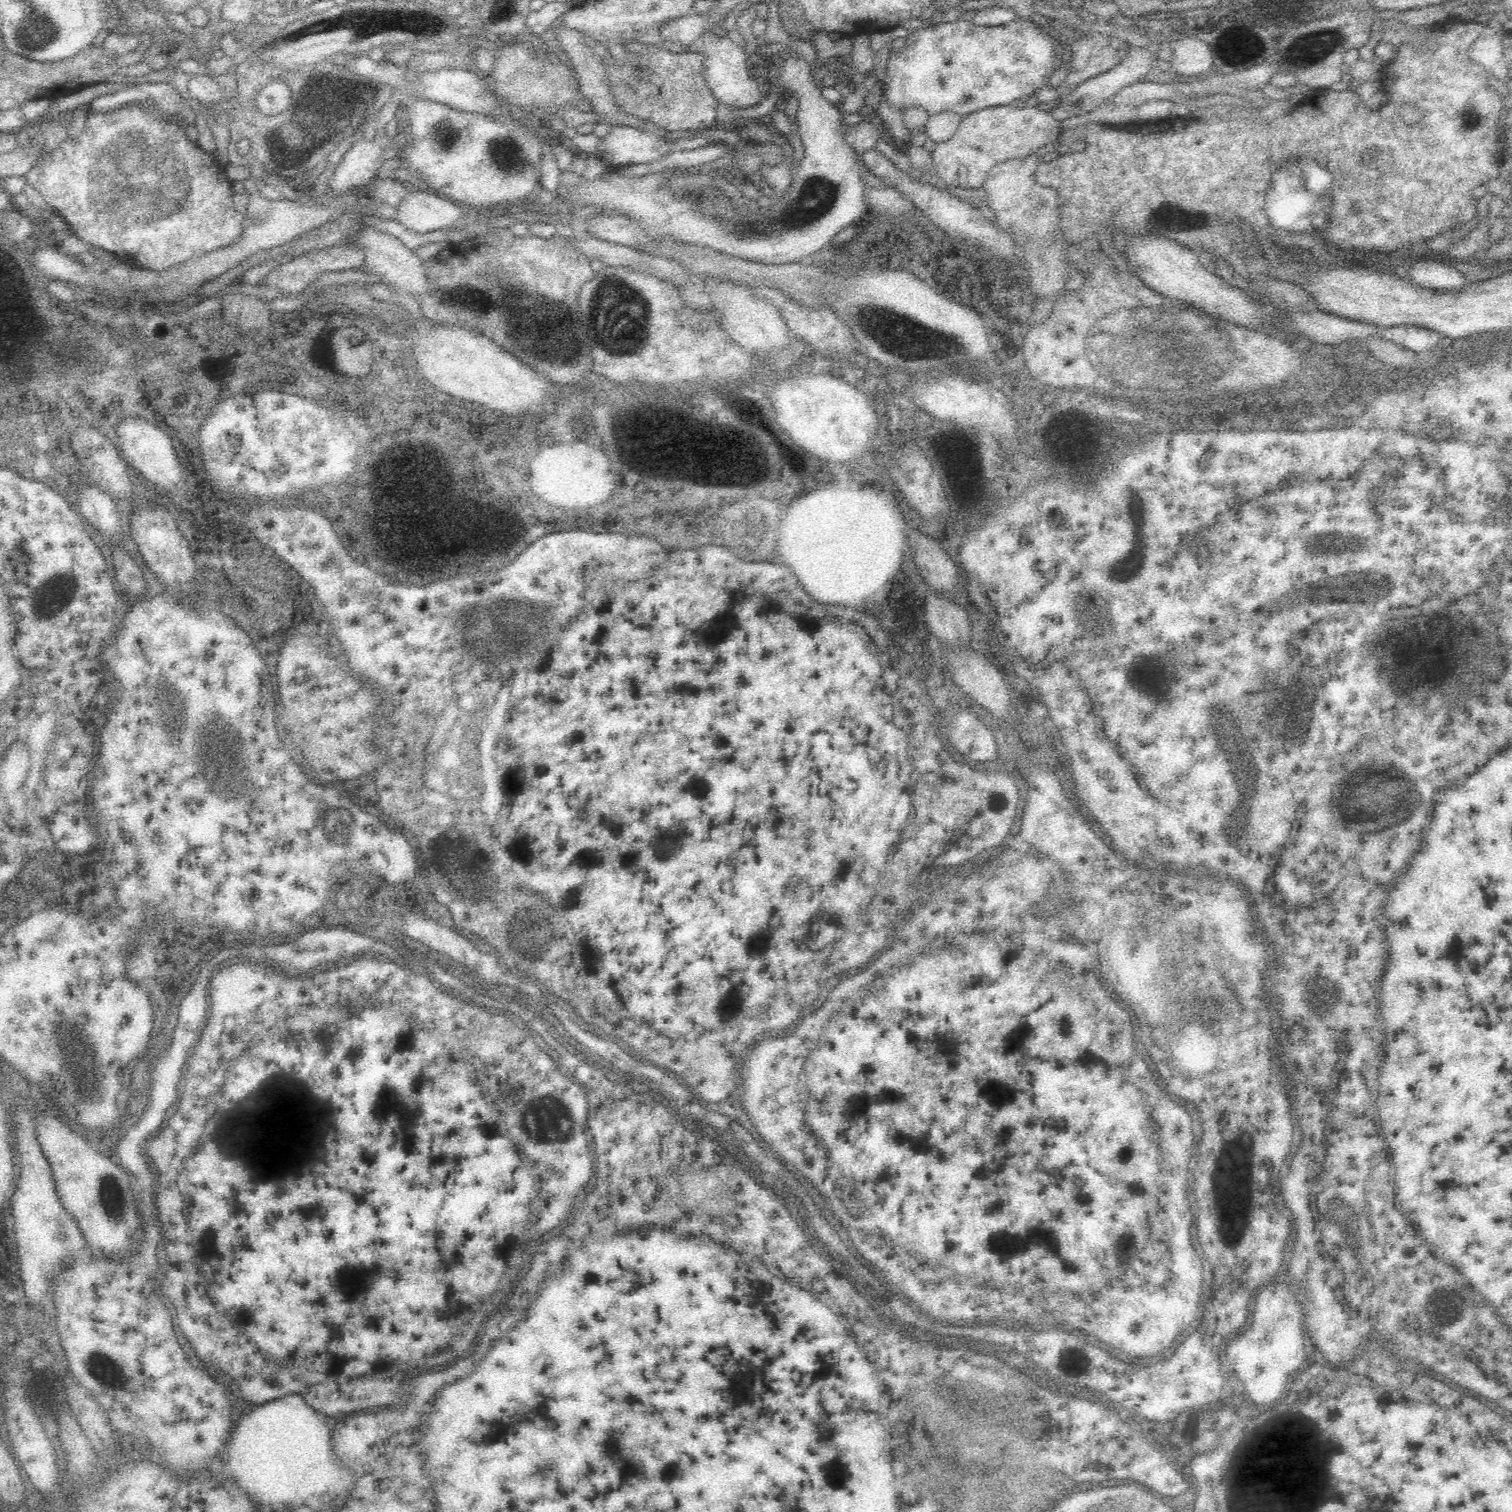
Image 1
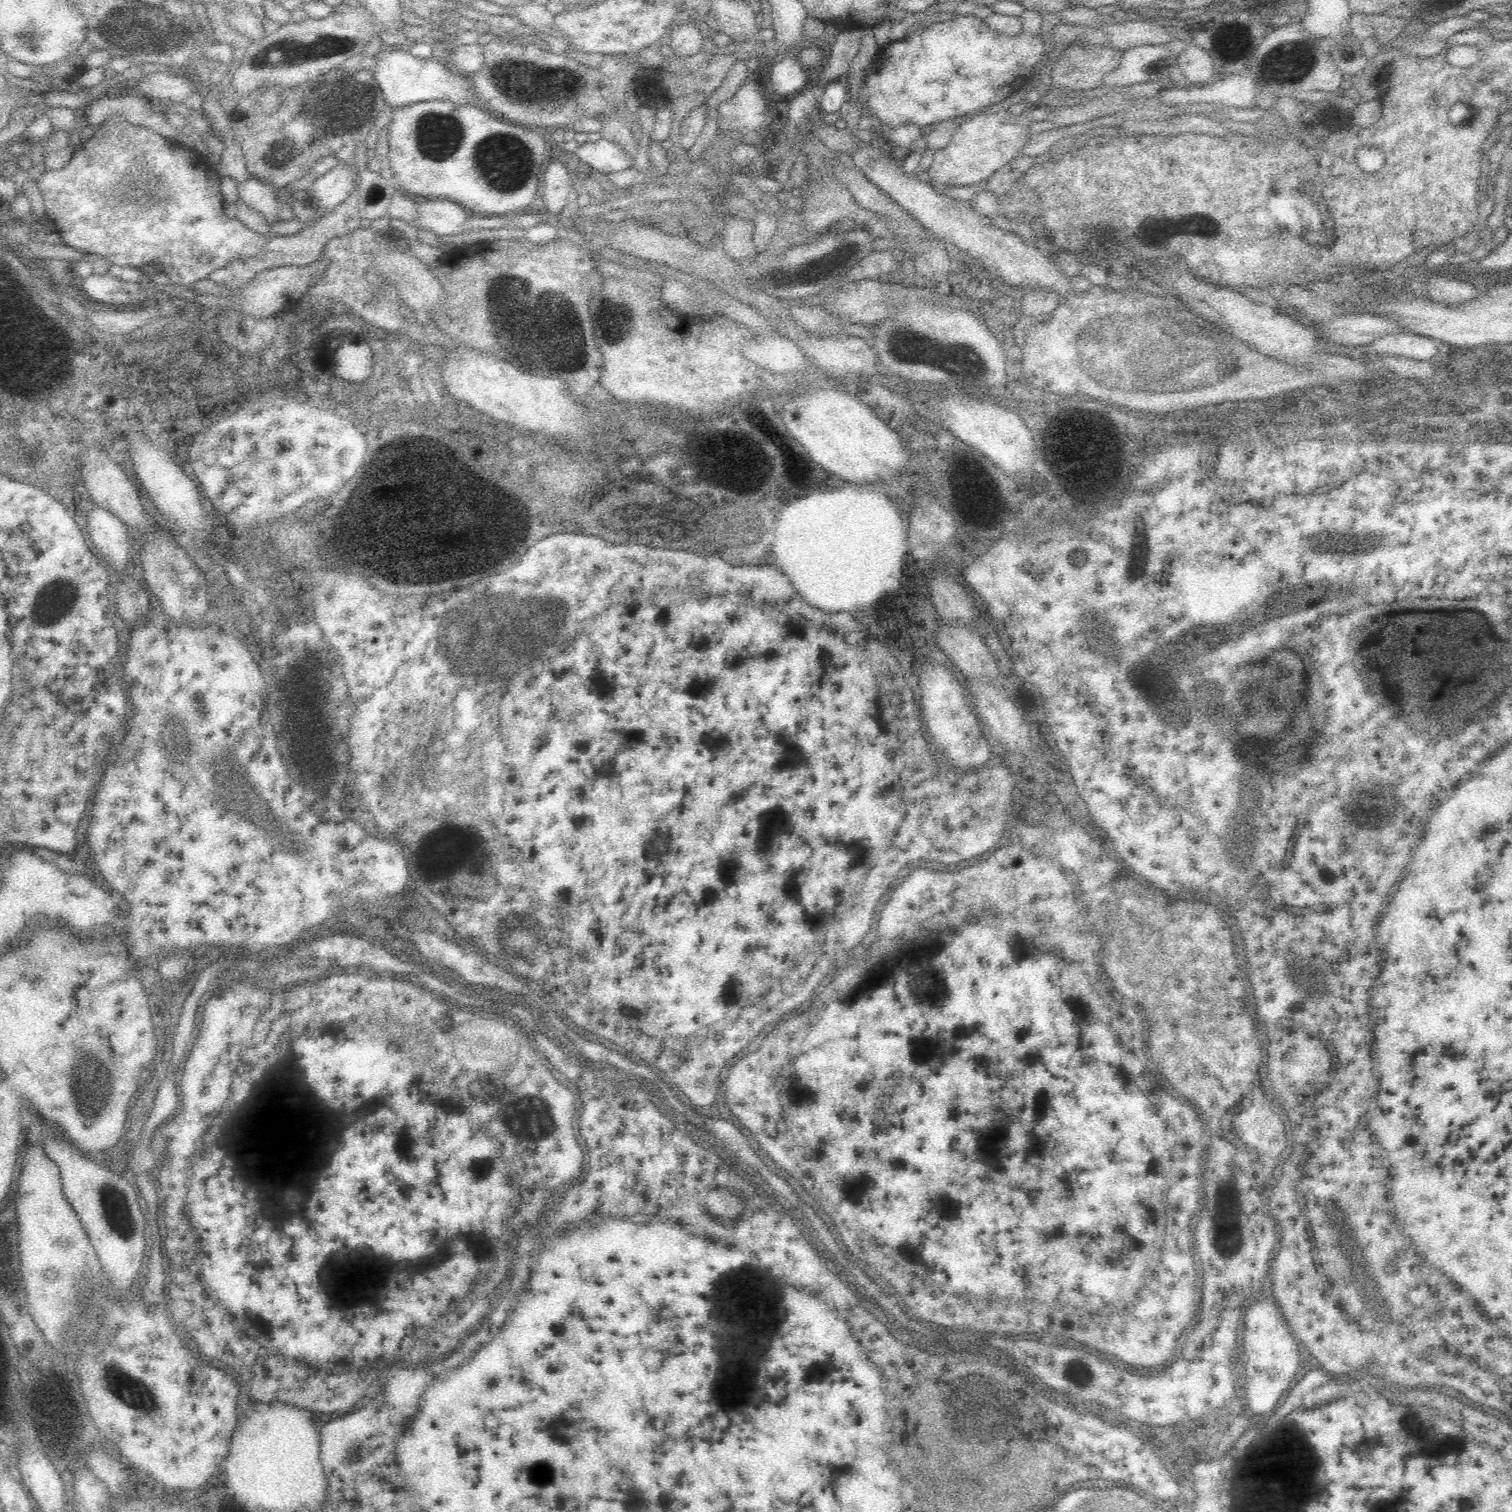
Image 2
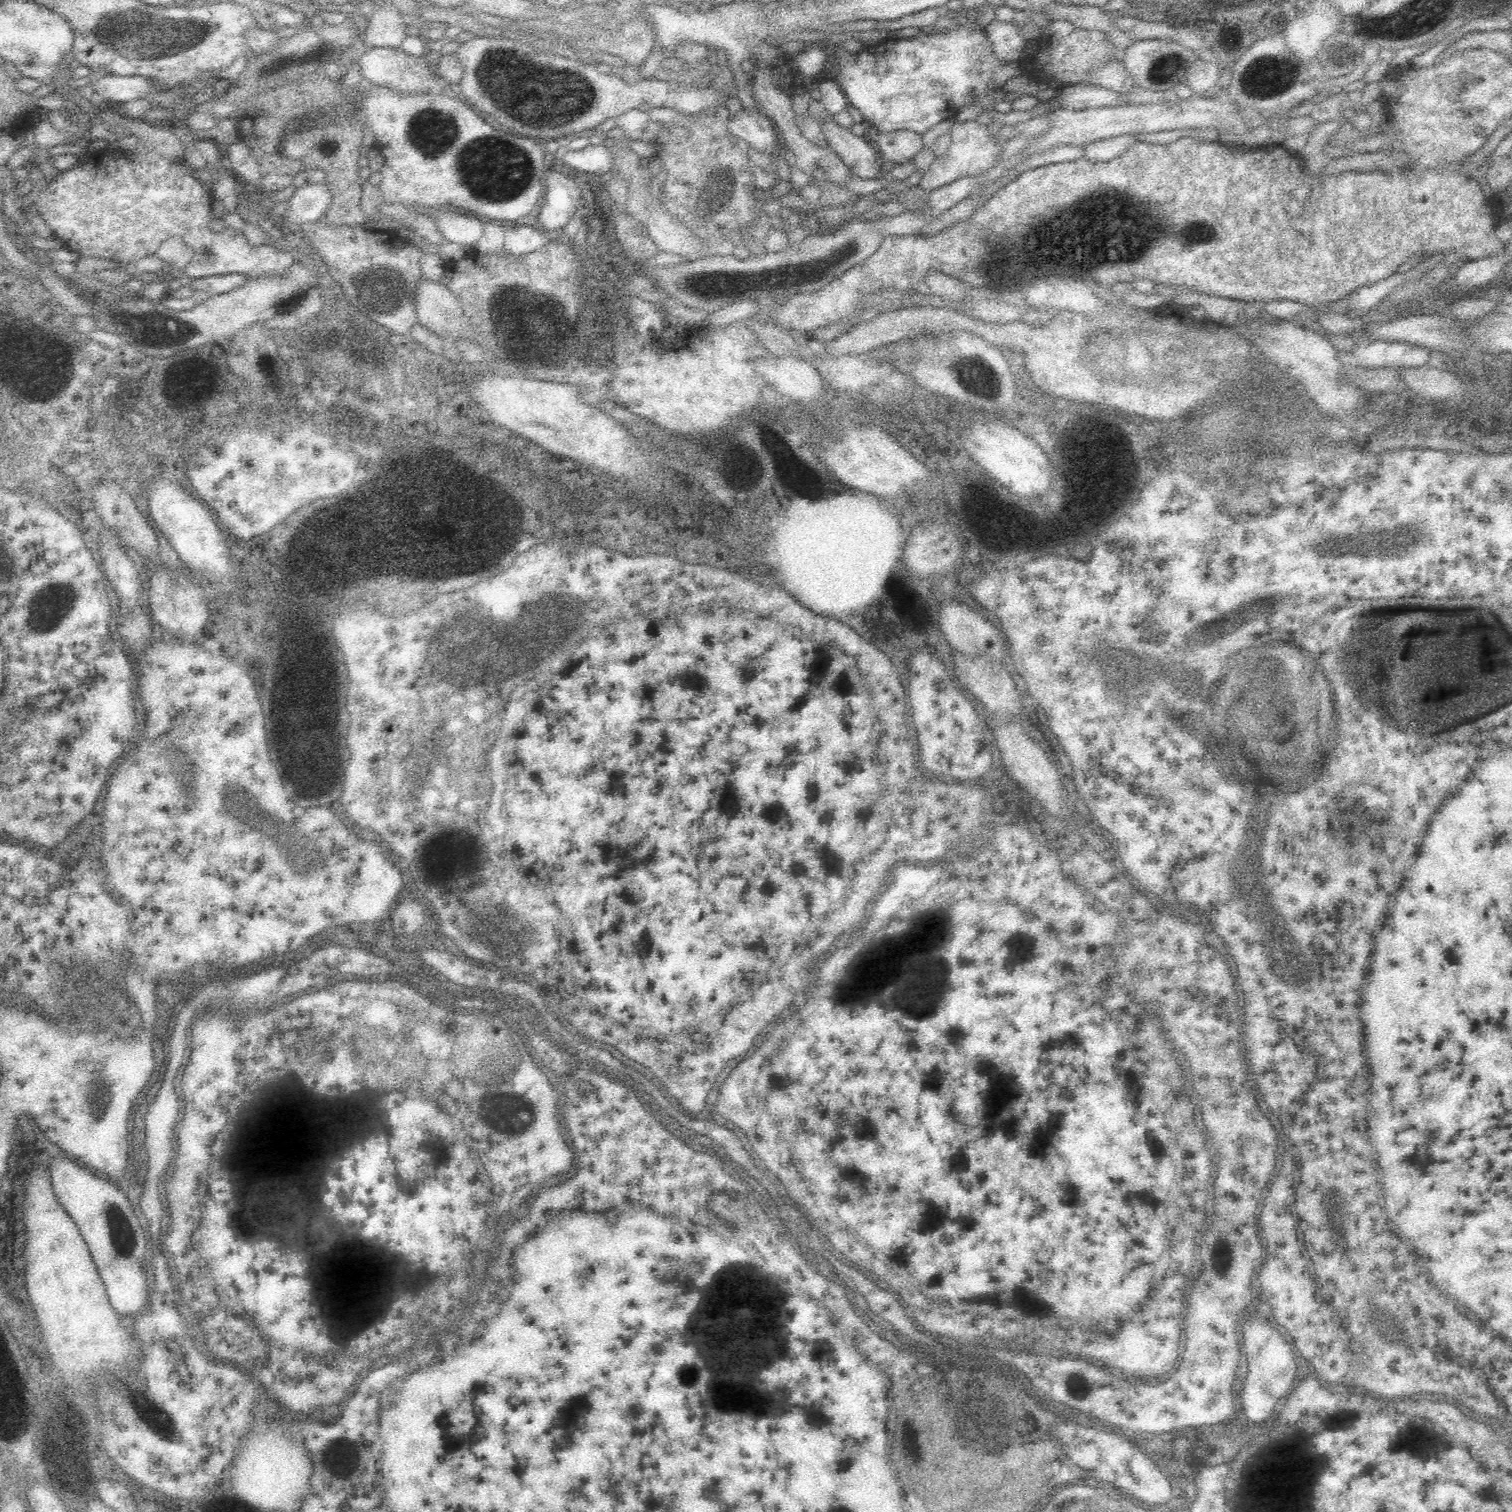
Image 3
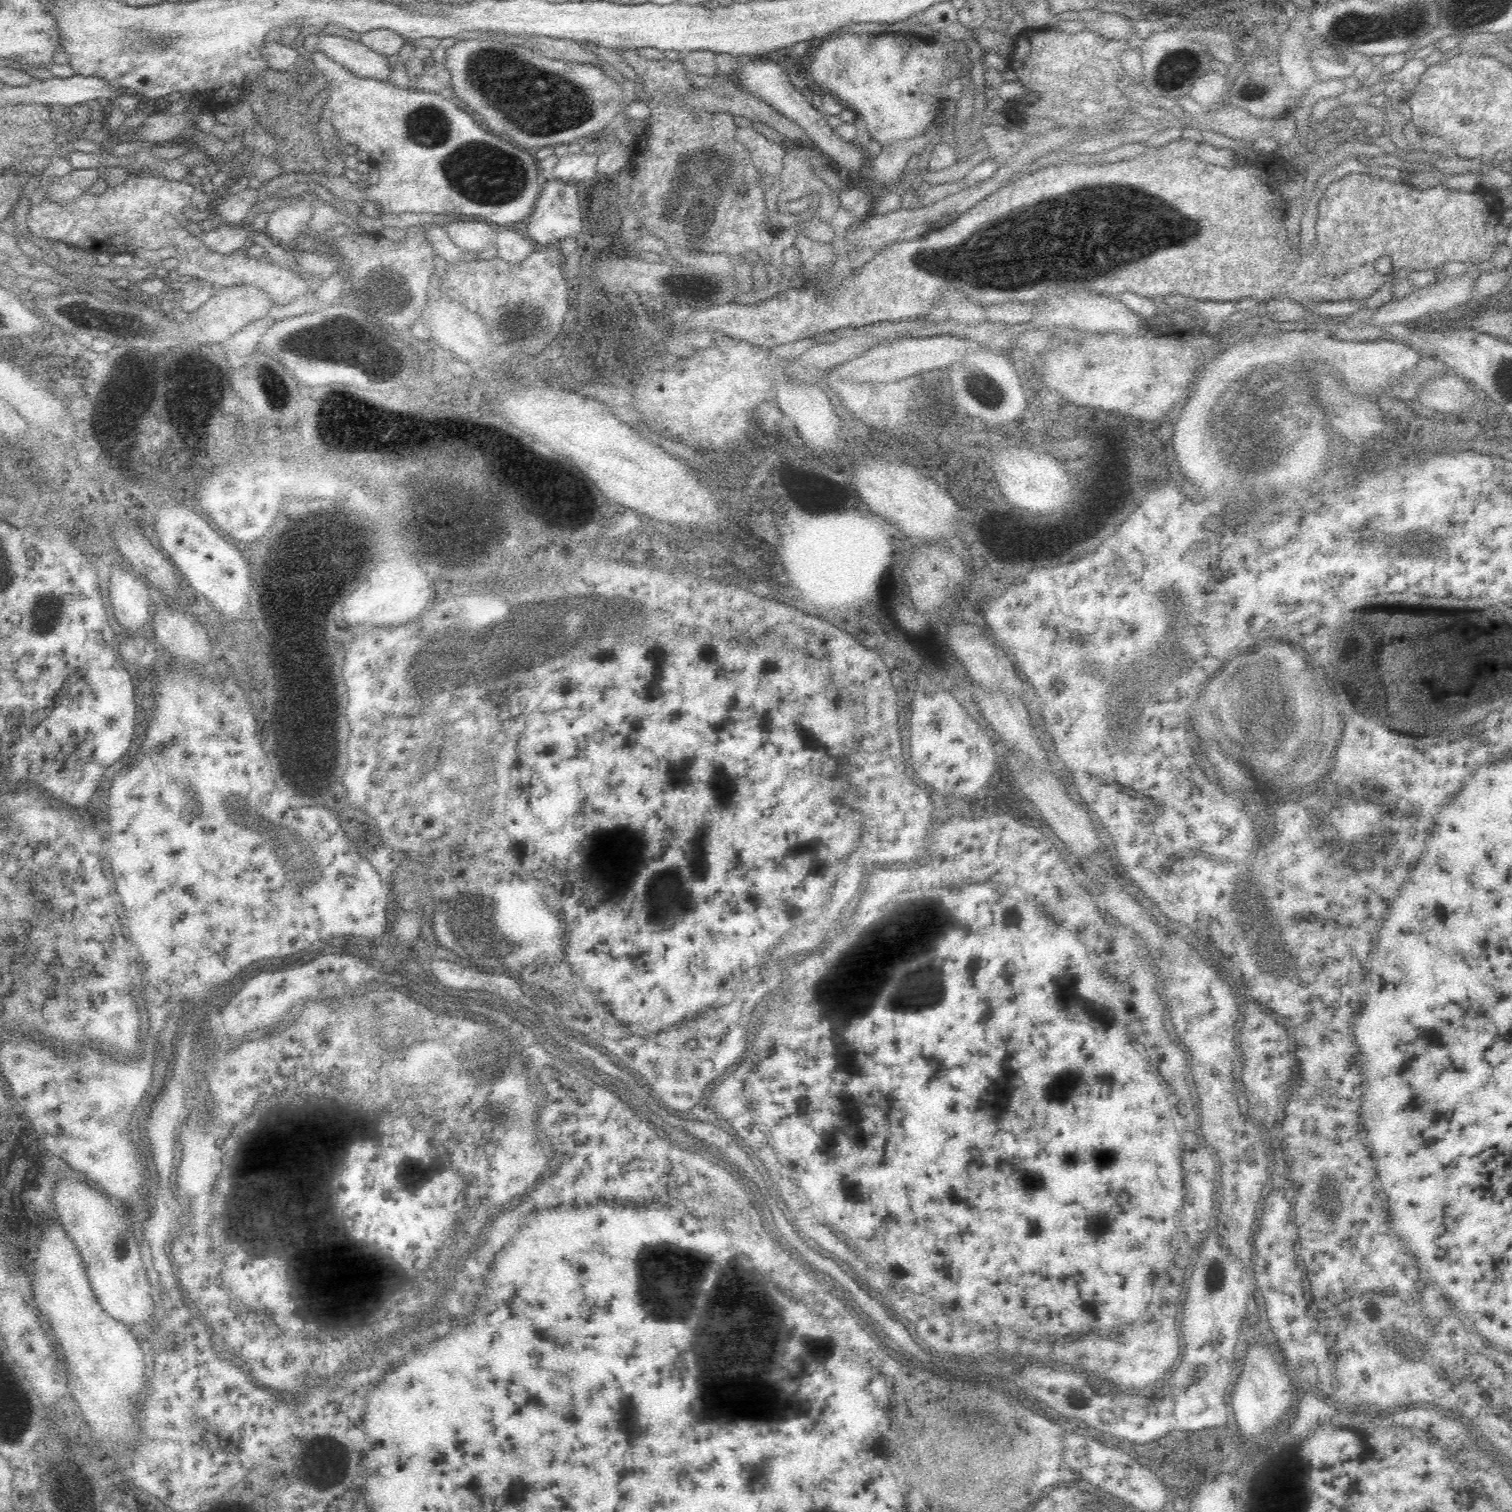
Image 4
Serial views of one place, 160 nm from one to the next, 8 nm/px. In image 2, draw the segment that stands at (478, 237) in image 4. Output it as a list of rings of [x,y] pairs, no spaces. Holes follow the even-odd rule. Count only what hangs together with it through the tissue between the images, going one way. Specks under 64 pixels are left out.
[[[434,198],[418,204],[416,218],[422,228],[428,228],[438,236],[446,236],[446,234],[450,236],[468,230],[468,216],[464,208],[442,198]]]

